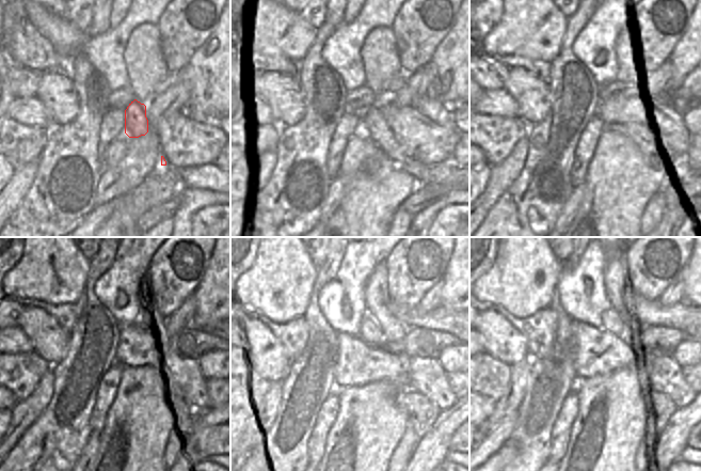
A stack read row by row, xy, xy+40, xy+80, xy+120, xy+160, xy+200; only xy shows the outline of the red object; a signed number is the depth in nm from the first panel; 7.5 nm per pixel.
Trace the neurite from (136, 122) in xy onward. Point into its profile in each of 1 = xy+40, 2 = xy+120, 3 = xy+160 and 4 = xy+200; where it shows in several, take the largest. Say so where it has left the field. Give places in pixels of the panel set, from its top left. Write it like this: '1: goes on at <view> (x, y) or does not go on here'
1: goes on at xy+40 (376, 126)
2: goes on at xy+120 (185, 375)
3: goes on at xy+160 (426, 375)
4: goes on at xy+200 (666, 376)

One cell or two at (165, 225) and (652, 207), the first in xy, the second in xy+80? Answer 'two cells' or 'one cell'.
one cell

